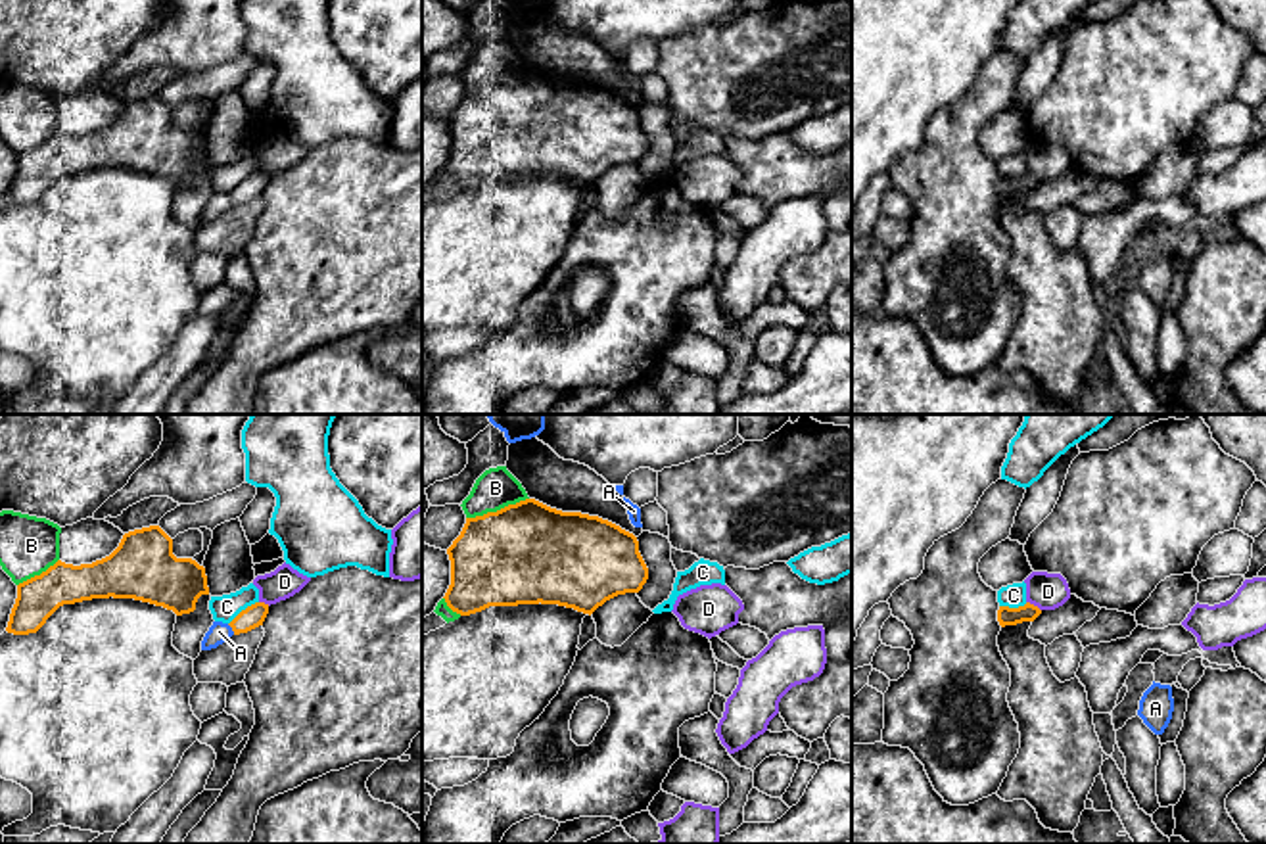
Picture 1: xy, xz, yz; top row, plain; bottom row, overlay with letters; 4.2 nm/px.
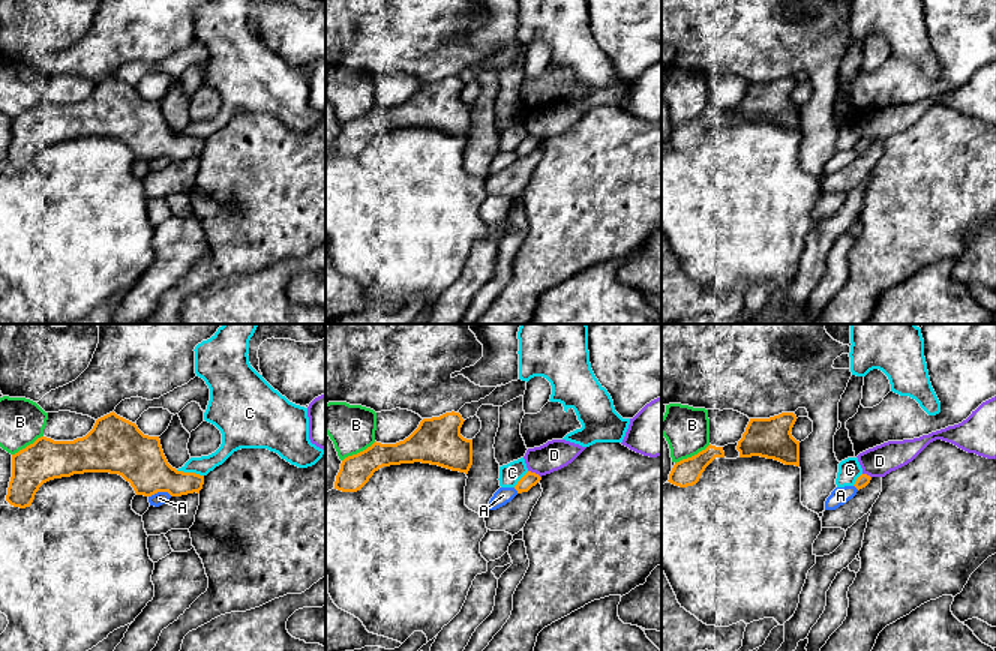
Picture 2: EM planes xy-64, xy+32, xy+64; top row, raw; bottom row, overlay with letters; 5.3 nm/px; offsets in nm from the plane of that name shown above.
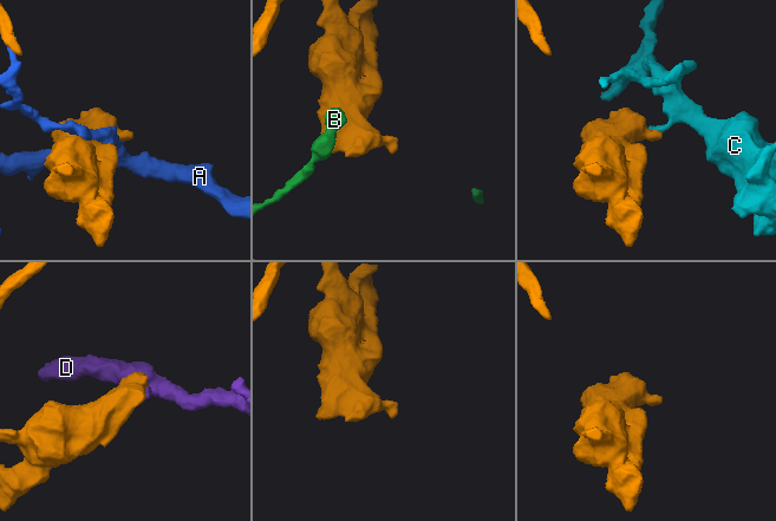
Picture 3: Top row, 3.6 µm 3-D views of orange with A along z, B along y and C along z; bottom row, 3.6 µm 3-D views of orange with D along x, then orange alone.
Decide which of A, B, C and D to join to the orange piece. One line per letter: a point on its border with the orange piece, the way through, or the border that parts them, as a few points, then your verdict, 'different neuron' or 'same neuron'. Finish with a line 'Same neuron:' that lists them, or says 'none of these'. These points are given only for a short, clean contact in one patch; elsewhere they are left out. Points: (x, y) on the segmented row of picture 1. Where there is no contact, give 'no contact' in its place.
A: contact xy (233, 630); different neuron
B: contact xz (497, 511); different neuron
C: contact xy (242, 610); border xy (257, 601), (248, 605), (229, 624); different neuron
D: contact yz (1032, 605); border yz (1027, 601), (1040, 610); different neuron
Same neuron: none of these

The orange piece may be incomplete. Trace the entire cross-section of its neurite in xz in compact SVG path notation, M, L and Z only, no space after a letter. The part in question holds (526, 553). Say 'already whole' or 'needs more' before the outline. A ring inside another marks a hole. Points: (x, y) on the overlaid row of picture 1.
already whole; M535 499L466 518L447 554L451 560L451 585L443 598L460 616L489 606L539 602L574 608L591 616L618 595L639 593L648 579L648 568L633 533L598 516L562 512Z

